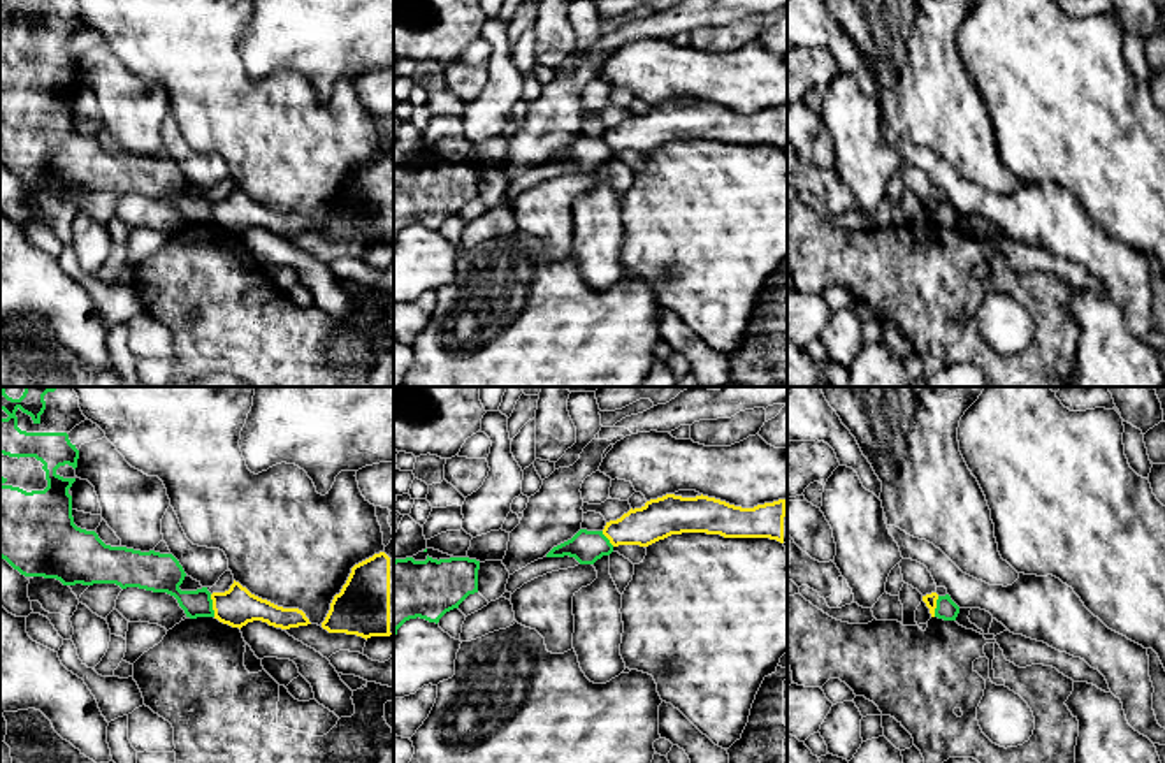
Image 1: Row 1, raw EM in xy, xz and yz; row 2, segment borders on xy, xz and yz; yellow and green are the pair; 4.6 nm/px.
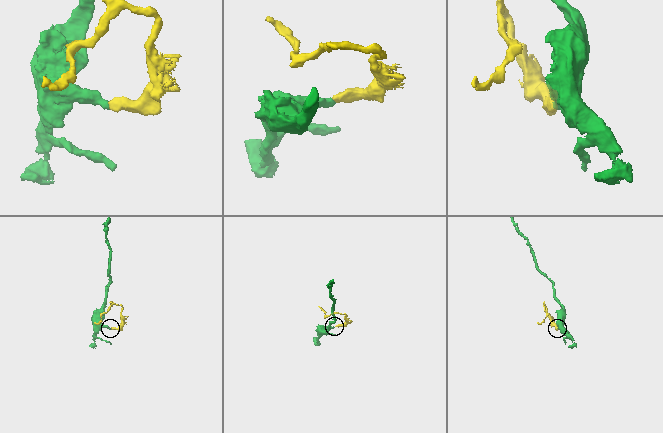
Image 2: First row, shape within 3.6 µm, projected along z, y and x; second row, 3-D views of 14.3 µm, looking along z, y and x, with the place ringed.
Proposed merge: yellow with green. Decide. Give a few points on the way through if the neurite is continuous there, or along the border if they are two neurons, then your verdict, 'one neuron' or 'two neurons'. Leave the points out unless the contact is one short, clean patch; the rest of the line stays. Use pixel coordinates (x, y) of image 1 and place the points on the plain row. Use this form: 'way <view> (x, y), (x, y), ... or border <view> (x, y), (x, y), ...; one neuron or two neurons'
border xy (209, 201), (215, 222); two neurons

